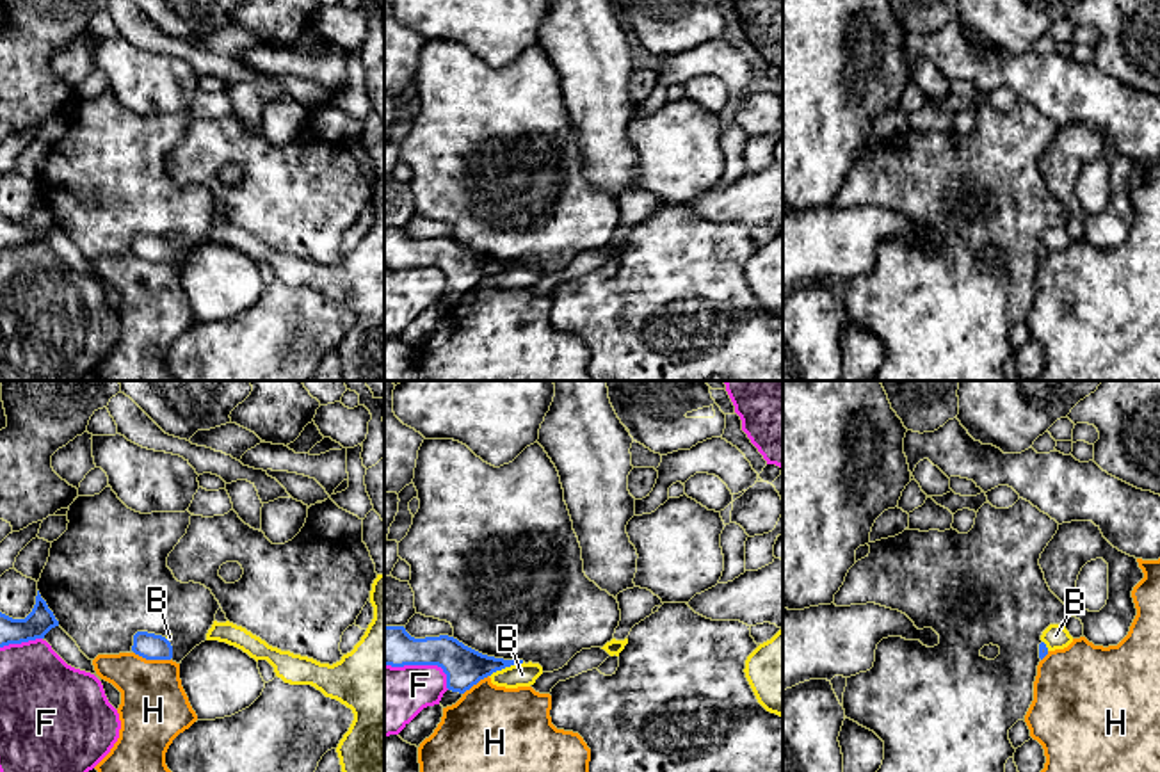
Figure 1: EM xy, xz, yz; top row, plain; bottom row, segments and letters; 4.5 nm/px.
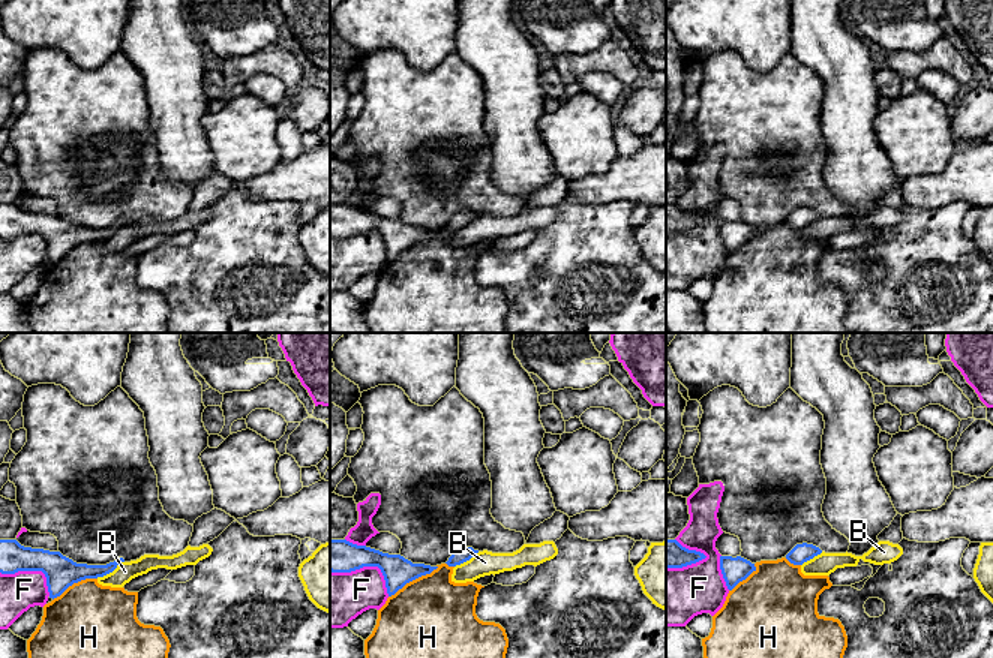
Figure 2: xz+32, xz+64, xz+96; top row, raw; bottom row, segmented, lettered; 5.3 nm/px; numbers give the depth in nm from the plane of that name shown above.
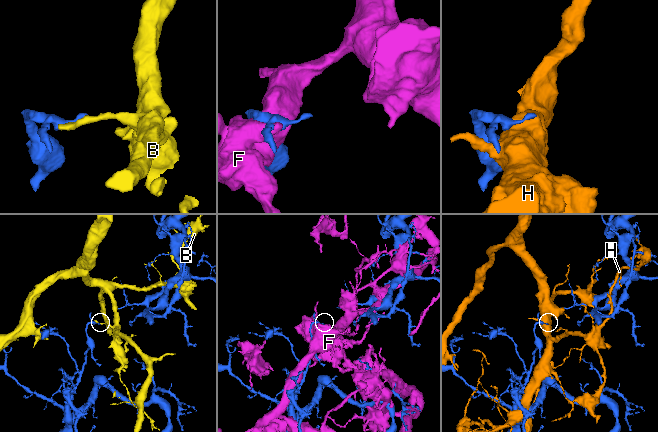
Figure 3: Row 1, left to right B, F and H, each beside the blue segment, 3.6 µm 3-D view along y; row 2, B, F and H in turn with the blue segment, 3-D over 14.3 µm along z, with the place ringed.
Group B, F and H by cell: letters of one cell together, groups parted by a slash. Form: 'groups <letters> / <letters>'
groups B / F / H

